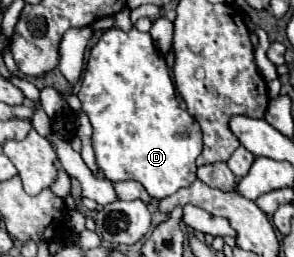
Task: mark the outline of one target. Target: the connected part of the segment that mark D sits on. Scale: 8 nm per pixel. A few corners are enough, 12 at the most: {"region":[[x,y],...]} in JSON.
{"region":[[105,30],[77,96],[97,166],[161,200],[201,128],[149,32]]}

